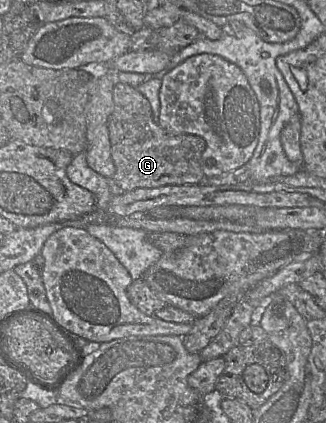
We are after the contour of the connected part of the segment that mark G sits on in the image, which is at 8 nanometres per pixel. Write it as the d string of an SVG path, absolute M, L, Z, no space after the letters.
M117 82L113 91L114 110L109 118L109 137L112 158L116 167L110 181L112 195L138 188L157 188L166 185L193 185L205 180L201 155L206 143L192 134L171 135L153 120L148 99L135 87Z

